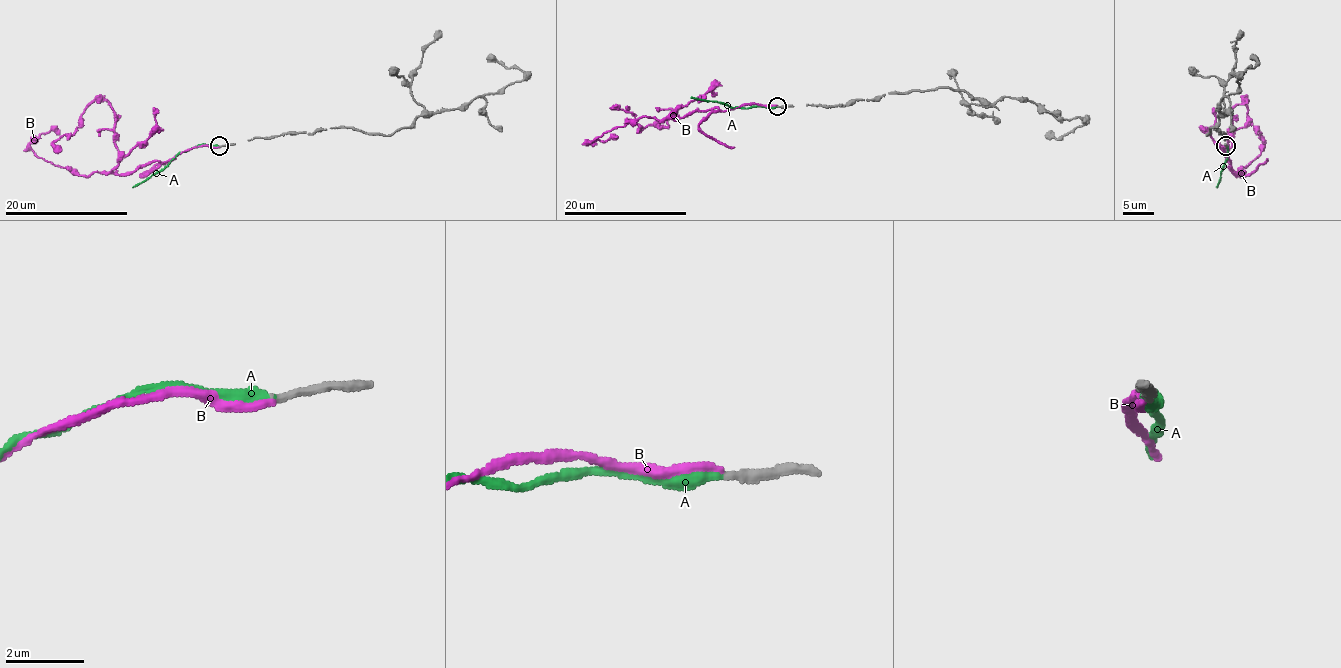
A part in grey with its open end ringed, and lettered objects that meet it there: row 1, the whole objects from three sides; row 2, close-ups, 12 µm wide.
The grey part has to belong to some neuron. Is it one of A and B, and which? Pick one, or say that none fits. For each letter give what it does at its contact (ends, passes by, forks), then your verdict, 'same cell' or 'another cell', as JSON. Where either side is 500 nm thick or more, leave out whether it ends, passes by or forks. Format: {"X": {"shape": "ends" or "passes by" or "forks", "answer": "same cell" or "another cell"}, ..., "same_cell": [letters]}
{"A": {"shape": "ends", "answer": "same cell"}, "B": {"shape": "ends", "answer": "another cell"}, "same_cell": ["A"]}

